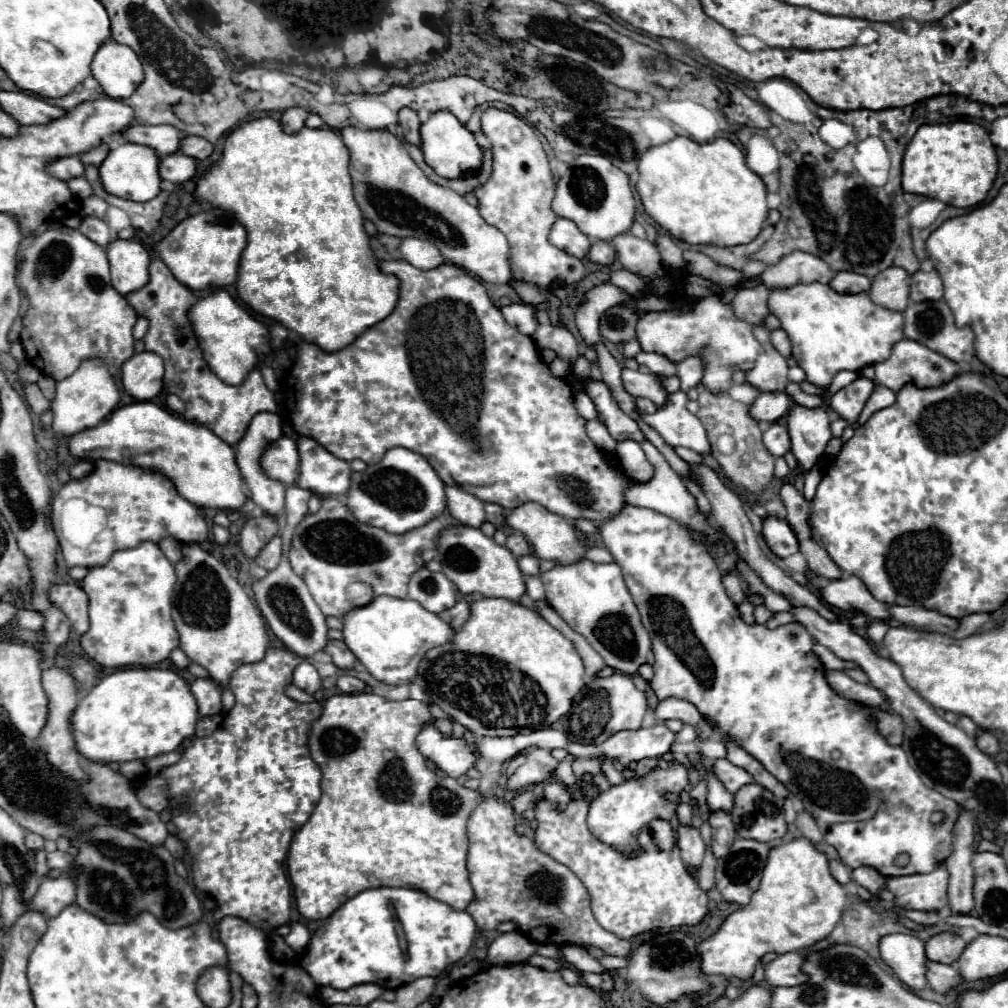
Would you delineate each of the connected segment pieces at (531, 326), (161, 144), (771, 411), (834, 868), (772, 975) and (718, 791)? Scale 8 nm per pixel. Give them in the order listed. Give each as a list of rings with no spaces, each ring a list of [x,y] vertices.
[[[514,303],[508,307],[502,307],[502,315],[508,321],[508,325],[516,327],[524,335],[534,335],[536,331],[536,319],[534,319],[534,309],[524,303]]]
[[[134,125],[124,131],[128,141],[154,147],[160,157],[172,155],[180,151],[180,141],[186,137],[184,131],[176,129],[174,125]]]
[[[774,391],[774,393],[760,393],[752,403],[752,417],[762,423],[776,423],[782,417],[788,415],[788,409],[796,405],[792,397],[786,391]]]
[[[830,861],[830,873],[832,873],[832,877],[834,877],[838,883],[842,883],[842,885],[846,885],[846,883],[852,881],[852,879],[850,879],[850,869],[848,869],[842,861]]]
[[[792,951],[778,955],[772,963],[766,965],[766,981],[772,987],[792,987],[792,985],[802,985],[808,981],[808,975],[802,971],[806,961],[804,951]]]
[[[702,761],[702,763],[704,763],[704,767],[708,769],[708,775],[710,775],[710,779],[708,779],[708,805],[710,805],[710,809],[712,809],[712,811],[716,811],[716,809],[730,811],[730,809],[732,809],[732,803],[734,803],[732,795],[730,795],[730,793],[724,789],[724,785],[712,775],[710,763],[708,763],[708,761]]]

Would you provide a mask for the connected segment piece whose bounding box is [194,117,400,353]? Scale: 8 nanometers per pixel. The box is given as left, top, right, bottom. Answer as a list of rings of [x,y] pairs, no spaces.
[[[262,117],[262,119],[252,119],[242,123],[240,127],[236,127],[226,143],[224,143],[224,155],[222,159],[198,181],[196,185],[196,199],[200,201],[208,201],[214,207],[226,209],[226,211],[234,211],[234,217],[246,227],[248,231],[248,245],[242,253],[240,259],[240,269],[238,269],[238,295],[242,297],[242,301],[246,301],[256,313],[266,315],[276,319],[278,323],[282,323],[286,329],[298,333],[306,343],[312,343],[328,353],[340,351],[344,347],[348,347],[352,341],[356,341],[356,337],[360,337],[360,333],[364,333],[364,329],[370,329],[372,325],[376,325],[376,321],[382,321],[384,317],[388,317],[388,313],[392,313],[392,309],[396,309],[396,297],[400,293],[400,281],[396,281],[396,277],[388,277],[388,273],[380,273],[378,267],[378,259],[370,247],[370,237],[364,231],[364,217],[360,207],[354,201],[352,195],[352,179],[348,173],[348,147],[342,143],[340,135],[334,133],[332,129],[308,129],[304,127],[302,131],[294,133],[294,135],[286,135],[280,127],[280,123],[272,117]]]

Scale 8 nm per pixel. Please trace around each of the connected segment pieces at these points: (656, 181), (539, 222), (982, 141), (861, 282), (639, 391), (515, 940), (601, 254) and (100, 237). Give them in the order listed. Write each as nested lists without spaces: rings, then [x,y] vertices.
[[[694,101],[656,103],[656,109],[668,121],[684,129],[690,139],[674,137],[664,145],[650,147],[640,157],[636,191],[644,211],[672,237],[690,245],[734,247],[750,243],[760,233],[768,215],[766,187],[760,177],[778,171],[778,151],[774,145],[760,135],[748,141],[748,155],[756,149],[756,167],[750,167],[752,173],[746,167],[744,153],[730,139],[716,139],[718,123],[712,111]]]
[[[486,109],[482,115],[482,131],[494,145],[494,171],[488,183],[476,189],[474,195],[478,197],[478,211],[484,221],[500,229],[510,243],[514,277],[540,287],[550,287],[556,279],[562,279],[566,285],[578,283],[584,277],[582,261],[548,241],[550,227],[558,219],[550,207],[556,185],[534,129],[512,113]]]
[[[934,123],[916,131],[904,153],[902,171],[902,189],[906,193],[932,197],[954,207],[972,207],[986,199],[998,173],[998,159],[986,129],[978,123]]]
[[[840,271],[836,277],[830,281],[830,287],[836,289],[838,293],[862,293],[870,289],[870,279],[852,271]]]
[[[622,369],[624,389],[634,397],[650,399],[658,409],[668,405],[668,391],[662,385],[662,377],[654,373],[640,373],[632,369]]]
[[[522,931],[514,933],[500,933],[492,945],[488,947],[486,961],[492,965],[510,965],[510,963],[524,963],[536,951],[536,943],[528,939]]]
[[[596,241],[592,247],[590,247],[590,251],[588,251],[588,259],[592,261],[592,263],[598,263],[598,265],[612,265],[614,263],[614,259],[616,259],[616,251],[614,251],[614,247],[610,245],[610,243],[606,243],[606,241]]]
[[[84,217],[82,219],[82,225],[80,225],[80,231],[88,239],[92,239],[94,243],[98,243],[100,247],[108,247],[114,241],[112,235],[110,235],[108,225],[102,219],[96,219],[96,217]]]

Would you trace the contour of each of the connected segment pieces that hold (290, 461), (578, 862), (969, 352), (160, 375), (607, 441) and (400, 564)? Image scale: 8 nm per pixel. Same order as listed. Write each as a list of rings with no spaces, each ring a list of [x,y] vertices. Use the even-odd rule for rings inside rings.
[[[280,437],[264,449],[264,457],[260,457],[260,467],[266,477],[280,481],[284,485],[294,485],[298,477],[298,449],[296,441],[290,437]]]
[[[588,797],[570,801],[566,809],[546,799],[540,801],[536,807],[538,829],[534,841],[542,853],[548,853],[580,877],[590,893],[596,921],[620,939],[630,939],[660,925],[698,925],[708,913],[708,893],[700,889],[684,865],[670,821],[654,819],[644,825],[636,839],[638,853],[628,855],[592,837],[586,823],[588,809]]]
[[[924,301],[924,303],[910,303],[906,307],[904,315],[904,337],[912,341],[920,341],[928,349],[956,361],[956,363],[968,363],[974,357],[974,333],[970,327],[958,329],[954,325],[954,315],[946,301]]]
[[[152,351],[136,353],[122,365],[122,385],[138,401],[148,401],[156,397],[164,383],[164,363],[162,357]]]
[[[588,421],[586,423],[586,431],[590,435],[590,439],[596,443],[598,449],[602,449],[604,453],[612,453],[616,447],[616,441],[612,441],[612,435],[608,433],[608,429],[604,429],[604,425],[600,425],[600,421]]]
[[[322,497],[320,509],[316,513],[308,513],[302,523],[296,525],[292,545],[288,551],[288,559],[292,569],[310,585],[310,593],[314,601],[320,605],[320,609],[326,615],[342,619],[344,613],[350,613],[346,605],[346,587],[354,581],[366,581],[374,587],[374,595],[390,595],[390,597],[406,597],[408,579],[412,573],[416,573],[424,563],[432,561],[436,557],[436,535],[442,529],[442,519],[436,517],[428,525],[422,525],[420,529],[412,529],[402,535],[388,533],[384,529],[376,529],[372,525],[364,525],[358,519],[350,515],[344,501],[340,497]]]

